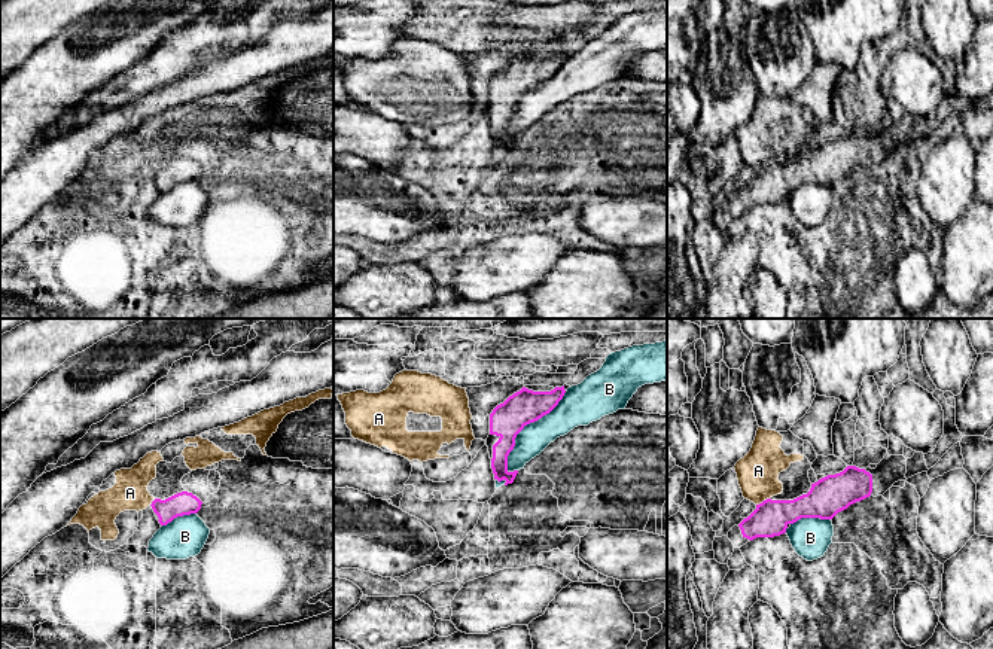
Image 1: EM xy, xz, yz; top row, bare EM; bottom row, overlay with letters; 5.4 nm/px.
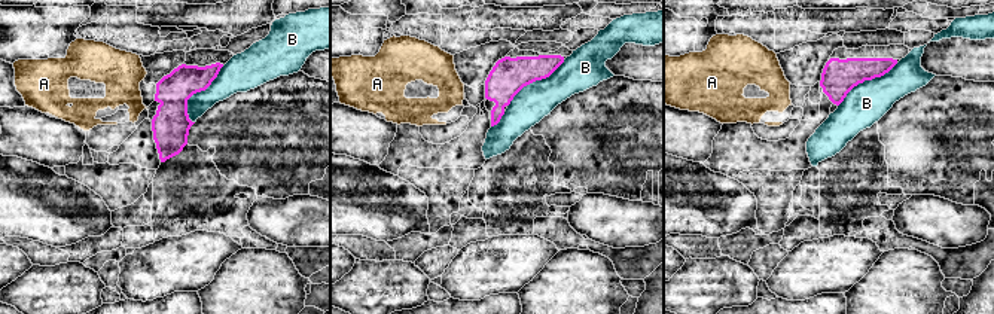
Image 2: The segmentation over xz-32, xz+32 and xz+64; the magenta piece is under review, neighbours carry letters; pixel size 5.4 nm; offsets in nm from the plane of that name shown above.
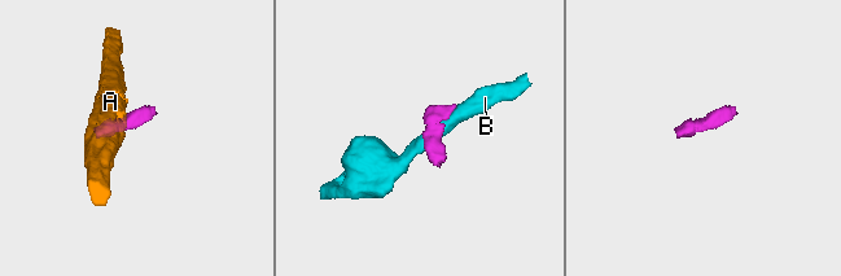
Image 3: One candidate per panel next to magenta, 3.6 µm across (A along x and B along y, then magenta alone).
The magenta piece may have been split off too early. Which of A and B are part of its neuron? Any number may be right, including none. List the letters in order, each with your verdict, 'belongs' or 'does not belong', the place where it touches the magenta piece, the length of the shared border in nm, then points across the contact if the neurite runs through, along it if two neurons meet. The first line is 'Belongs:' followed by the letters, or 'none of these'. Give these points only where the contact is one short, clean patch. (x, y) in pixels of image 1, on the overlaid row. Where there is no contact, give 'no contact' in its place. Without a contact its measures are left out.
Belongs: none of these
A: does not belong; contact yz (764, 500); length 80 nm; border yz (768, 497), (757, 505)
B: does not belong; contact xz (523, 427); length 550 nm; border xz (566, 392), (517, 435), (508, 472)

